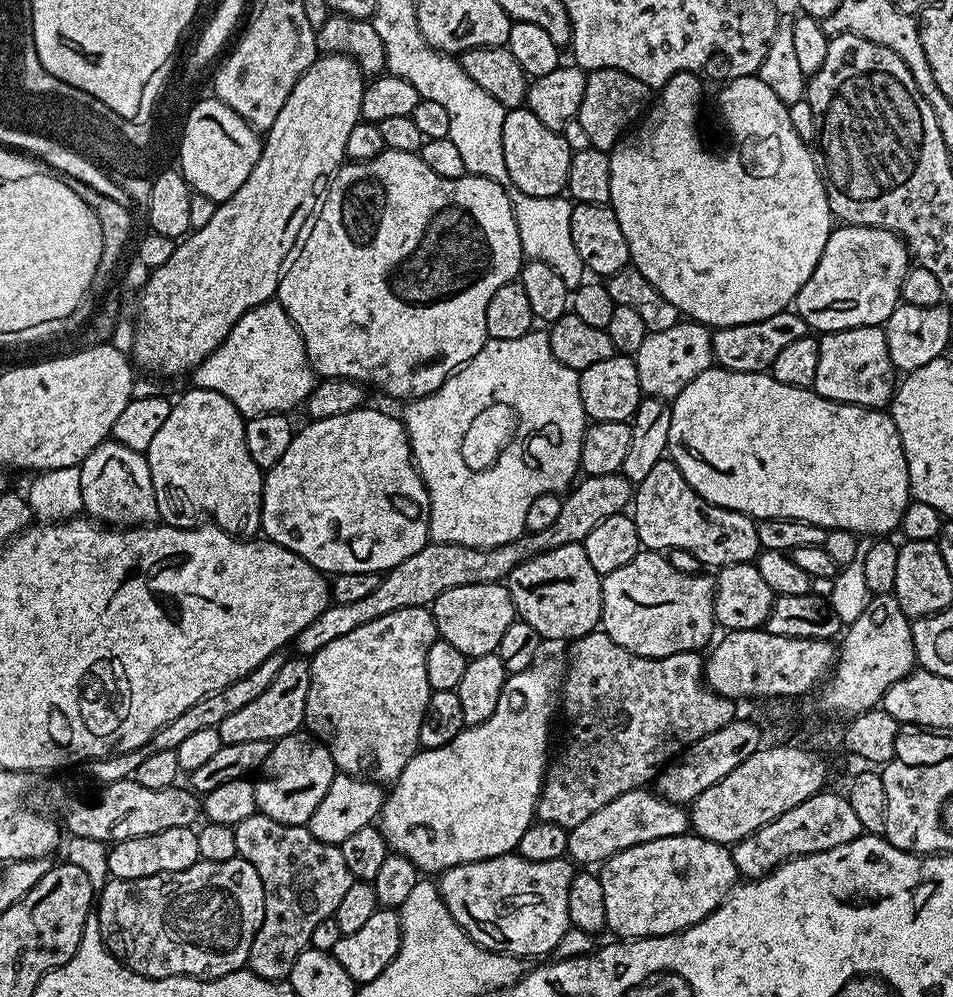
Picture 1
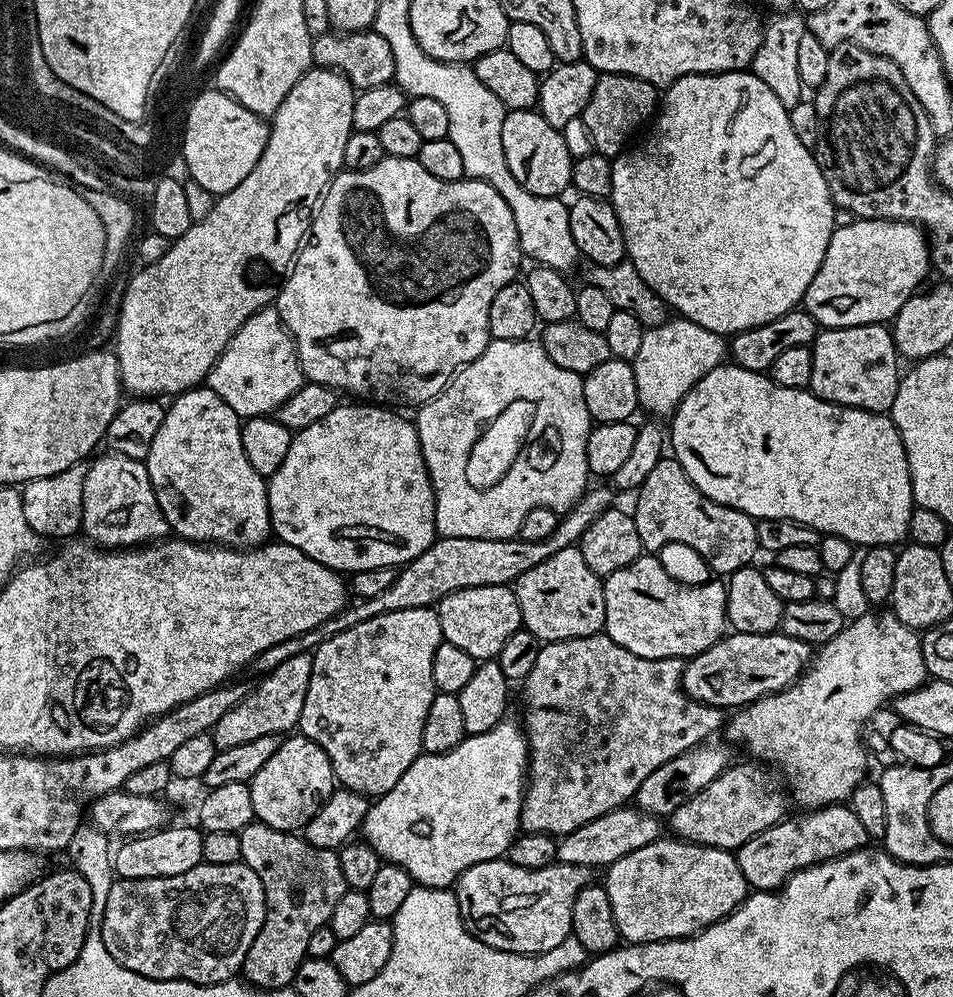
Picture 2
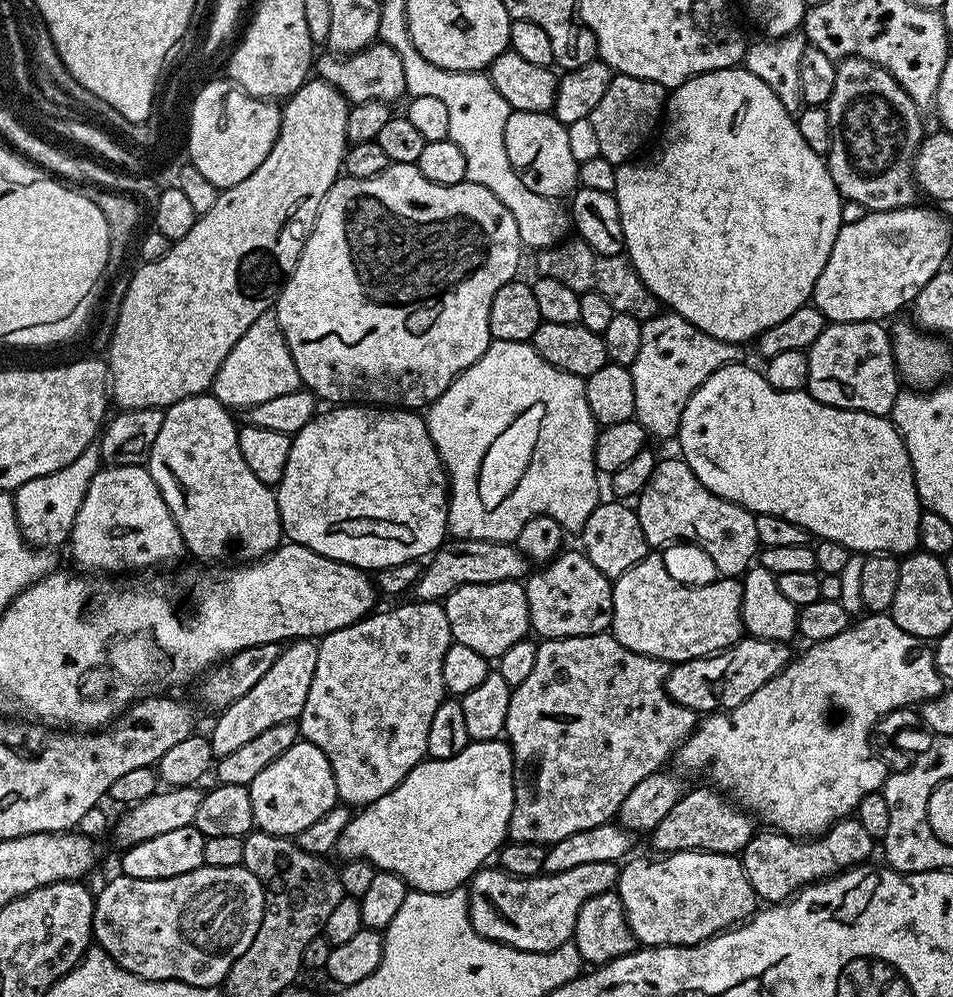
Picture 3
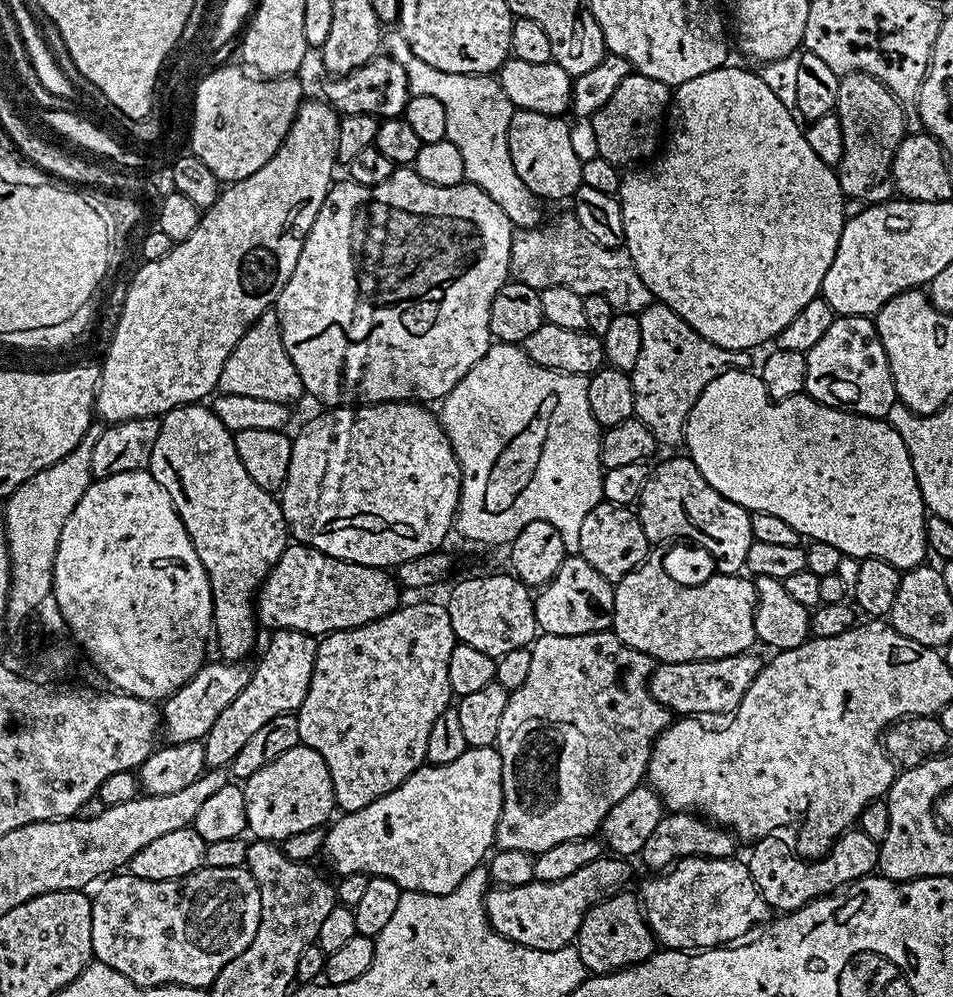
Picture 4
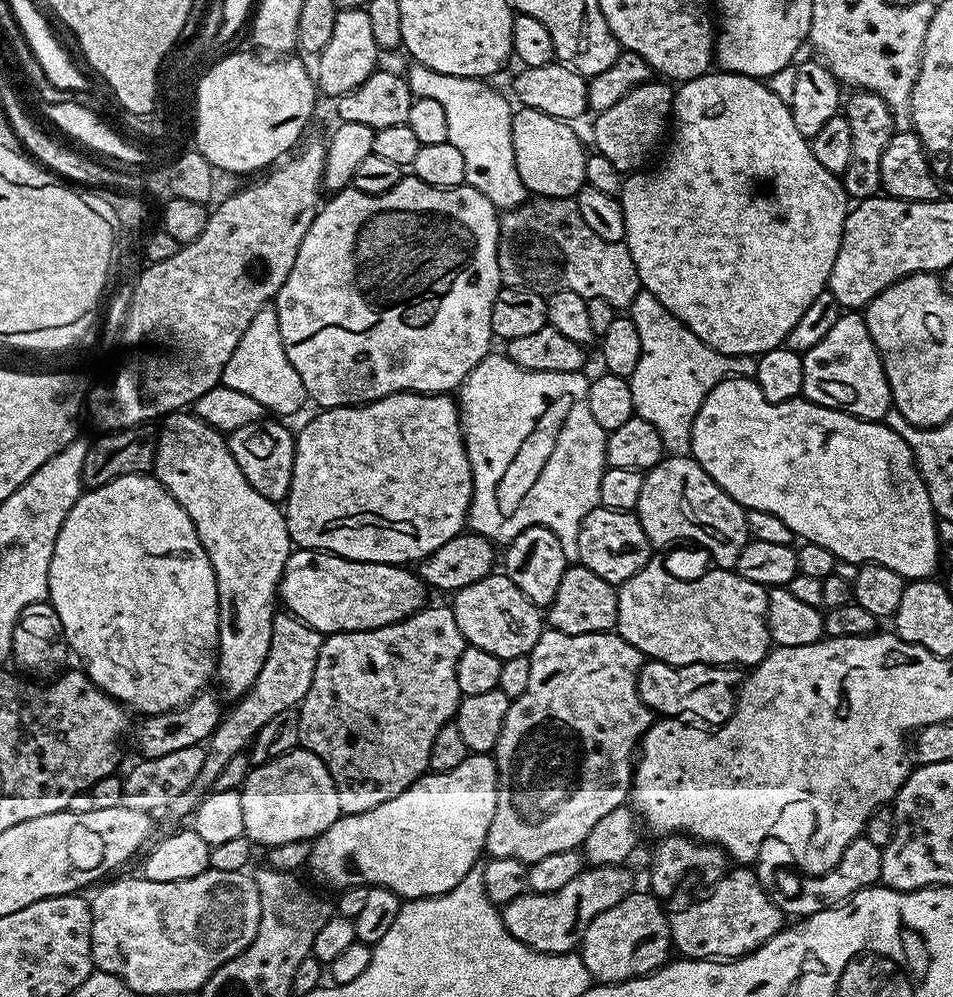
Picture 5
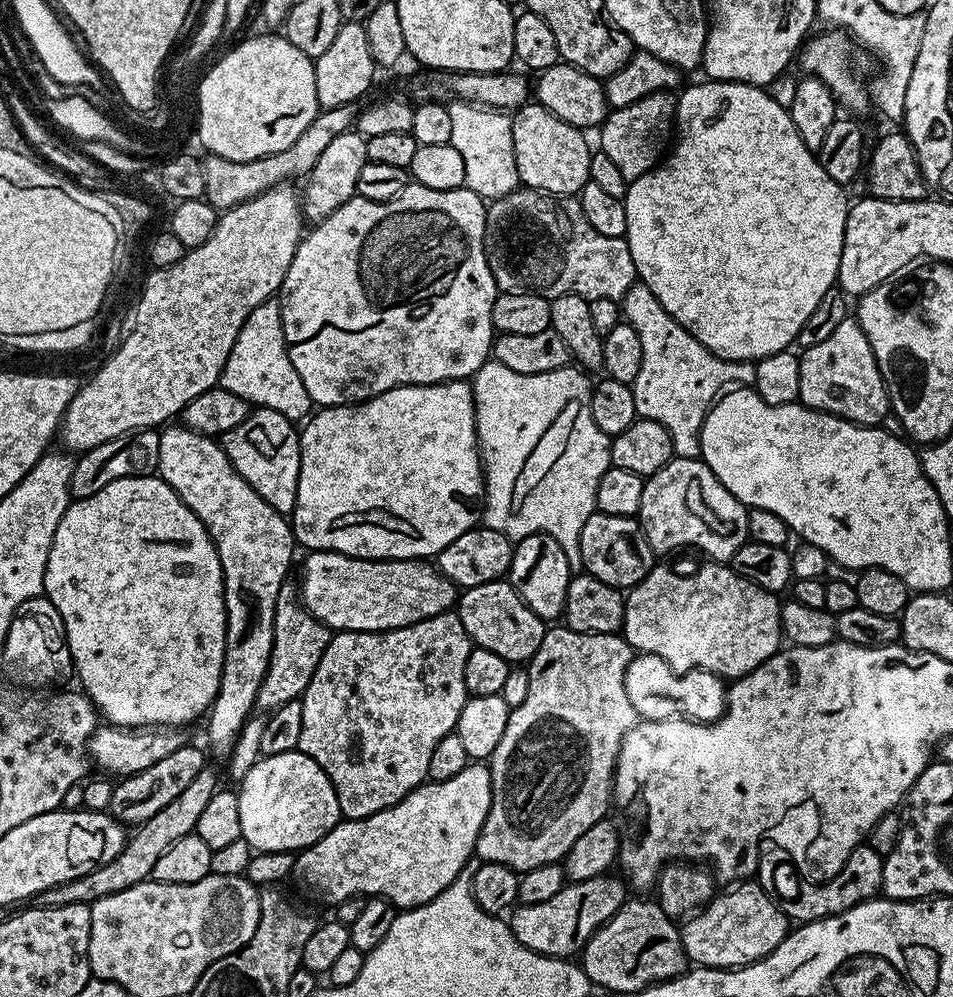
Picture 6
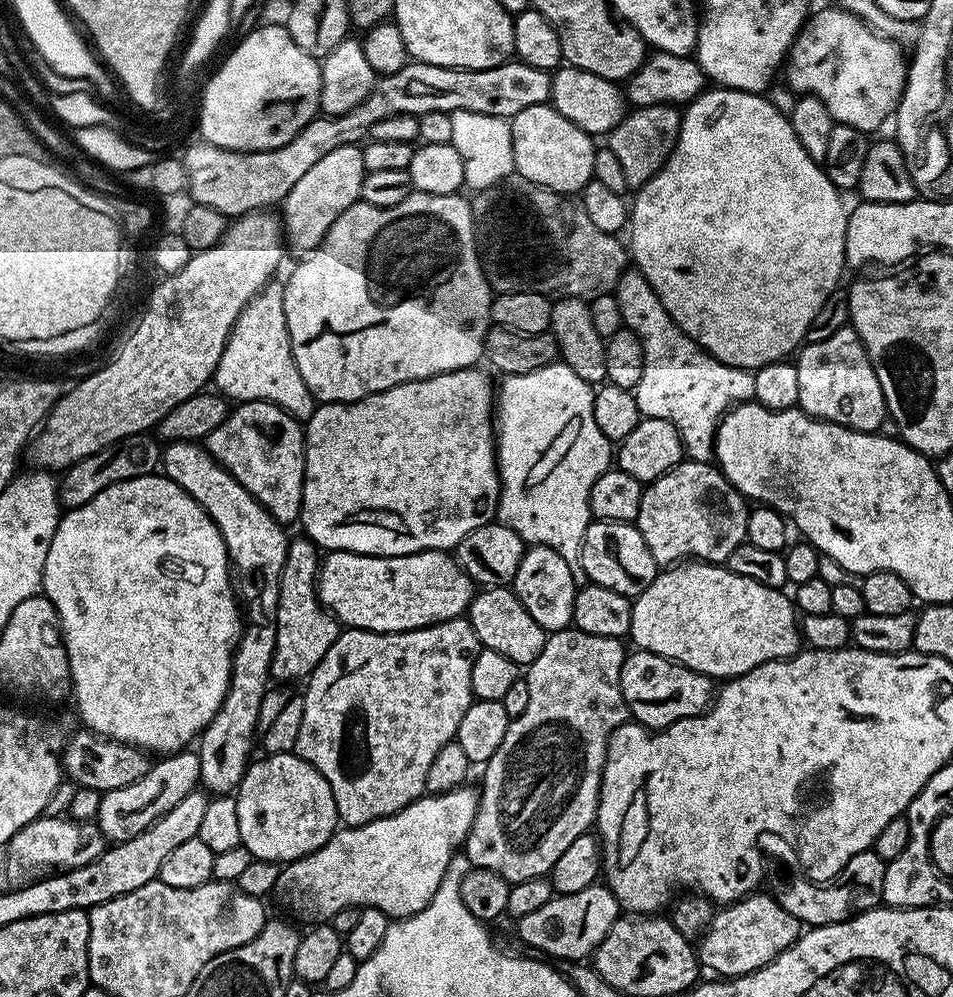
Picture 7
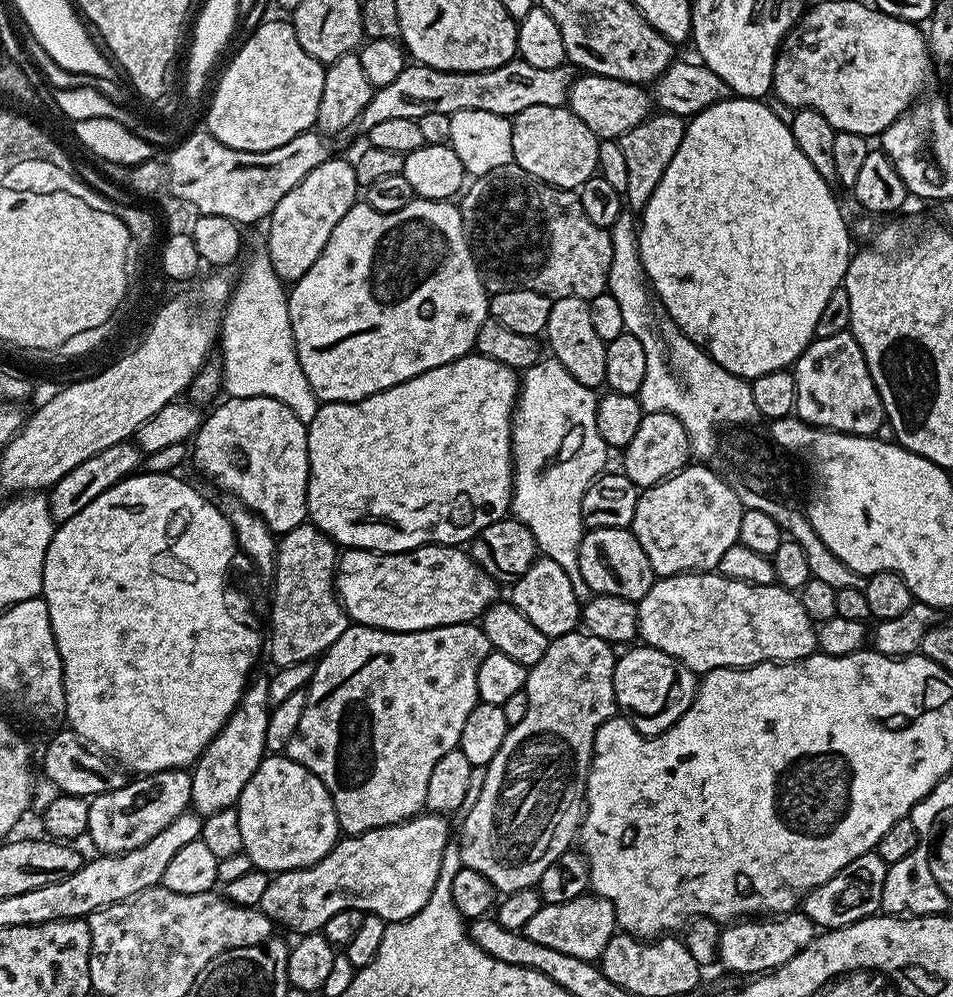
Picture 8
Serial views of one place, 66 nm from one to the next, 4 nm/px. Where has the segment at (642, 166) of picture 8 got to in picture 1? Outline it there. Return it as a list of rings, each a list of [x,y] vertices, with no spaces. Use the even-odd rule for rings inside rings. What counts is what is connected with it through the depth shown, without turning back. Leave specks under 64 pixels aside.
[[[593,68],[586,78],[586,94],[582,94],[582,106],[576,120],[591,147],[611,153],[623,141],[629,129],[645,115],[649,104],[650,90],[638,82],[634,74],[626,74],[617,68]]]

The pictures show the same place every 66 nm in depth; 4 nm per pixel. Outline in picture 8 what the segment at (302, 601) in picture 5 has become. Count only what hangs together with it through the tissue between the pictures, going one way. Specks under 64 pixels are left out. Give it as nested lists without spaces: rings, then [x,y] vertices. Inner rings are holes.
[[[425,546],[415,548],[409,552],[394,552],[391,554],[377,554],[366,548],[350,548],[341,551],[338,556],[338,567],[336,570],[336,594],[340,597],[340,605],[348,613],[349,621],[366,622],[369,628],[386,628],[389,630],[419,630],[422,628],[437,628],[446,626],[449,622],[476,622],[484,615],[488,605],[497,603],[496,588],[497,581],[490,580],[486,573],[480,570],[477,564],[472,563],[472,557],[460,546]]]

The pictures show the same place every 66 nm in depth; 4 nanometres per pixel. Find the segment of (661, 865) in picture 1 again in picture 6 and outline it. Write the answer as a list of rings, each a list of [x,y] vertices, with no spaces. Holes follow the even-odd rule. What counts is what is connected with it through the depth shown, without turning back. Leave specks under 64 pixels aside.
[[[740,882],[729,888],[732,888],[729,892],[721,891],[713,896],[697,916],[683,921],[680,928],[682,946],[693,965],[725,970],[745,968],[778,950],[788,937],[788,915],[759,882]]]

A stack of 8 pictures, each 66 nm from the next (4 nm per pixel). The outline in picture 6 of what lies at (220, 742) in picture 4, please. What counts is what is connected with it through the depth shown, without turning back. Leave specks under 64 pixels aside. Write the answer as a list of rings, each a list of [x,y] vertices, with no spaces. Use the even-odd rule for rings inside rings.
[[[285,582],[282,590],[278,590],[278,602],[274,610],[274,646],[266,678],[262,678],[262,686],[258,690],[256,708],[275,710],[286,702],[300,700],[310,678],[314,678],[314,670],[318,670],[318,662],[322,662],[322,654],[326,654],[326,646],[332,638],[333,633],[324,621],[314,618],[304,608],[297,585]],[[212,766],[204,767],[198,774],[198,778],[194,778],[194,782],[190,782],[190,786],[186,786],[186,790],[182,790],[182,794],[178,794],[178,798],[174,798],[170,806],[162,806],[162,810],[158,810],[154,818],[139,825],[133,831],[136,833],[133,836],[131,833],[125,839],[122,854],[118,854],[114,862],[106,862],[106,866],[98,866],[98,870],[90,870],[90,874],[82,878],[74,878],[74,882],[66,882],[62,886],[54,886],[46,890],[38,897],[39,903],[44,906],[66,906],[67,904],[90,906],[98,898],[106,898],[106,894],[118,894],[118,890],[138,886],[151,877],[158,858],[162,858],[162,854],[166,854],[166,850],[170,850],[170,846],[174,846],[178,838],[186,838],[195,833],[202,809],[206,807],[206,802],[210,802],[210,798],[217,790],[215,770]]]

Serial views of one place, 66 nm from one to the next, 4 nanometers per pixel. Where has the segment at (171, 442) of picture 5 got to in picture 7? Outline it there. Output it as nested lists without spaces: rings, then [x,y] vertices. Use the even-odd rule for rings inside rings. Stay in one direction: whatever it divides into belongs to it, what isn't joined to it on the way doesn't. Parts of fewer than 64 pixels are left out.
[[[177,440],[169,443],[162,452],[162,472],[167,476],[169,480],[174,481],[178,486],[182,486],[182,490],[186,494],[190,494],[190,498],[194,498],[194,502],[198,502],[198,506],[202,506],[206,510],[206,514],[214,522],[214,526],[218,526],[218,530],[222,534],[224,539],[224,545],[228,551],[228,558],[230,561],[231,571],[234,573],[234,584],[238,589],[238,600],[242,605],[242,631],[239,640],[236,642],[236,650],[232,654],[232,673],[230,674],[230,682],[228,683],[228,689],[226,690],[226,698],[222,702],[222,706],[212,716],[212,721],[205,726],[204,731],[200,733],[198,737],[198,755],[200,757],[200,784],[203,791],[209,794],[215,794],[218,796],[227,796],[235,793],[239,789],[242,778],[246,774],[248,765],[253,759],[254,753],[252,753],[252,740],[257,739],[256,726],[258,724],[258,709],[262,707],[262,698],[270,688],[270,677],[272,674],[272,659],[274,658],[274,642],[276,641],[276,615],[278,614],[278,586],[280,585],[280,575],[282,574],[282,566],[286,562],[286,550],[288,549],[288,542],[290,539],[289,533],[286,534],[285,525],[279,524],[266,509],[257,502],[257,500],[250,495],[246,489],[243,488],[239,482],[234,479],[229,472],[221,466],[214,457],[208,452],[207,447],[201,446],[199,443],[190,440]]]

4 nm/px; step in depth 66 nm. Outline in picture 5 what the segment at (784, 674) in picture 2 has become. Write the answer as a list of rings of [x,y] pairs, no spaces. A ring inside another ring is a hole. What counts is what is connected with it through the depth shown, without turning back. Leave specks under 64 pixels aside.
[[[645,659],[638,674],[638,694],[647,708],[664,718],[687,718],[704,726],[727,722],[736,709],[736,697],[742,683],[742,672],[736,666],[719,664],[667,664]]]

